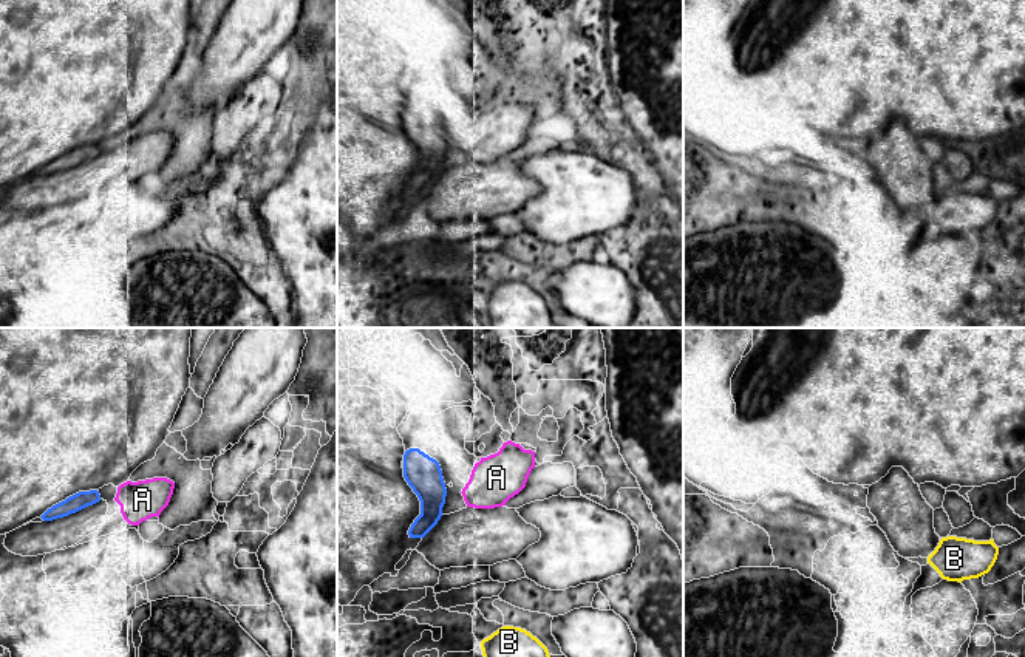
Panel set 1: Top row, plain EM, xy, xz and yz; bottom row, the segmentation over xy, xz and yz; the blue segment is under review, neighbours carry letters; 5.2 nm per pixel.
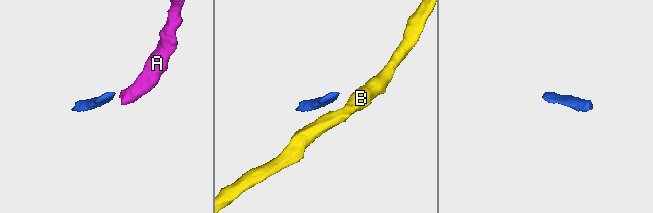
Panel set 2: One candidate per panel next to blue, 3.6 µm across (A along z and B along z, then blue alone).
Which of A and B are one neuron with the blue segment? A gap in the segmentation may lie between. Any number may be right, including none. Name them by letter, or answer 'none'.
none

